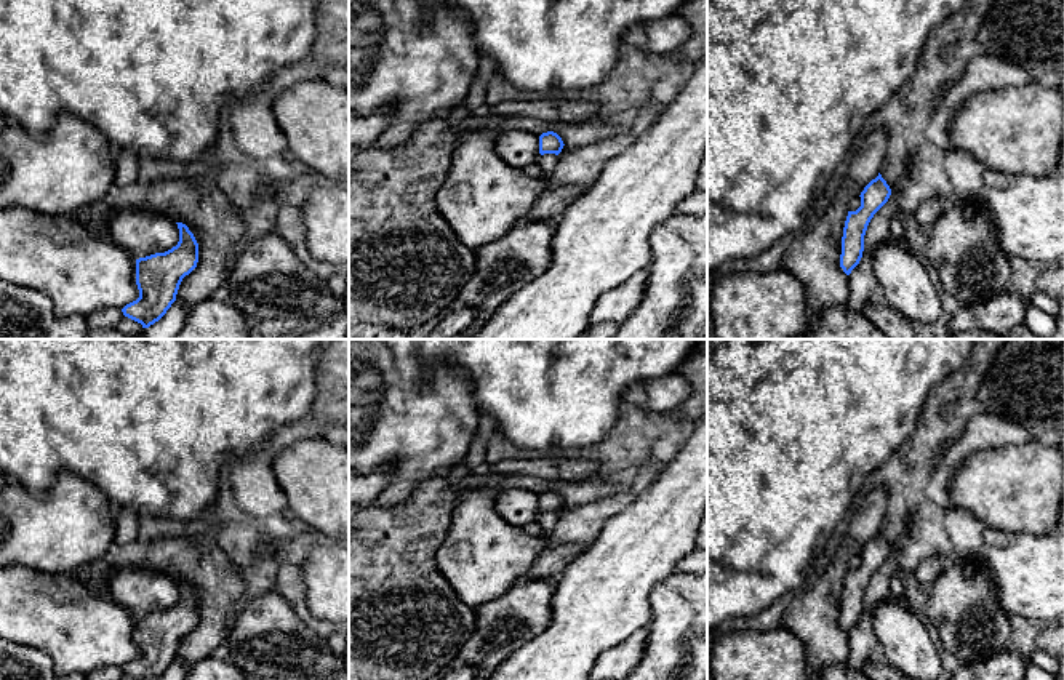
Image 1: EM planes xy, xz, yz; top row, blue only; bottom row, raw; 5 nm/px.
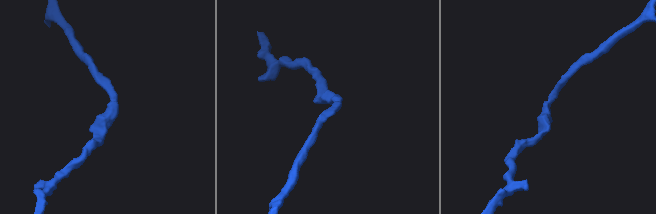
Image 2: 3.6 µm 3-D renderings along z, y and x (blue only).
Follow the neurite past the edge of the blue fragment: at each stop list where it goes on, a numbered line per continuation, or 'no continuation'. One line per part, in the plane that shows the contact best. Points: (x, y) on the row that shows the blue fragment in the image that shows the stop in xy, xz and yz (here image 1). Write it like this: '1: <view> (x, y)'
no continuation

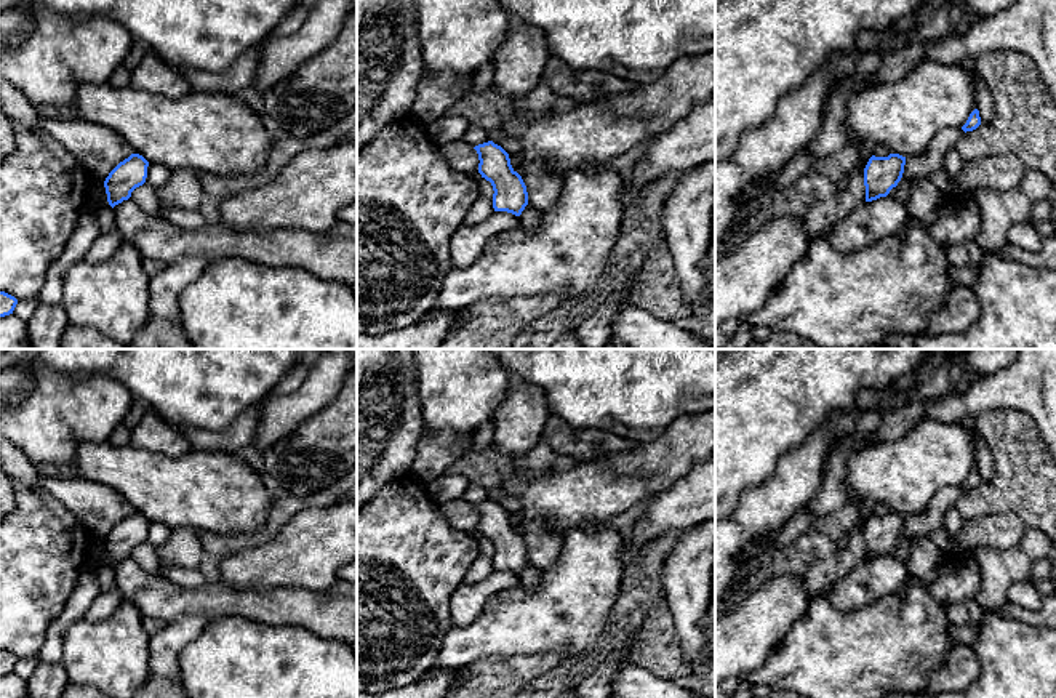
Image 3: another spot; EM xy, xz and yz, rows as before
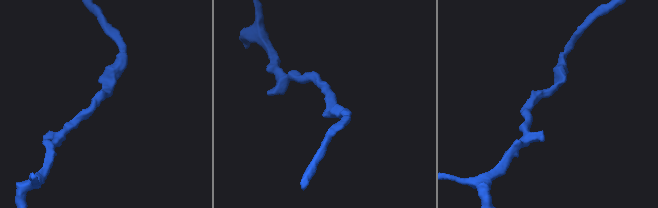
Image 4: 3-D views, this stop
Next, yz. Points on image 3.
no continuation

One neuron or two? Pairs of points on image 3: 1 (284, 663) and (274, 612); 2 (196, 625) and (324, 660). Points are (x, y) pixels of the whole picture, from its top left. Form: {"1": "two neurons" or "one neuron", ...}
{"1": "two neurons", "2": "two neurons"}

